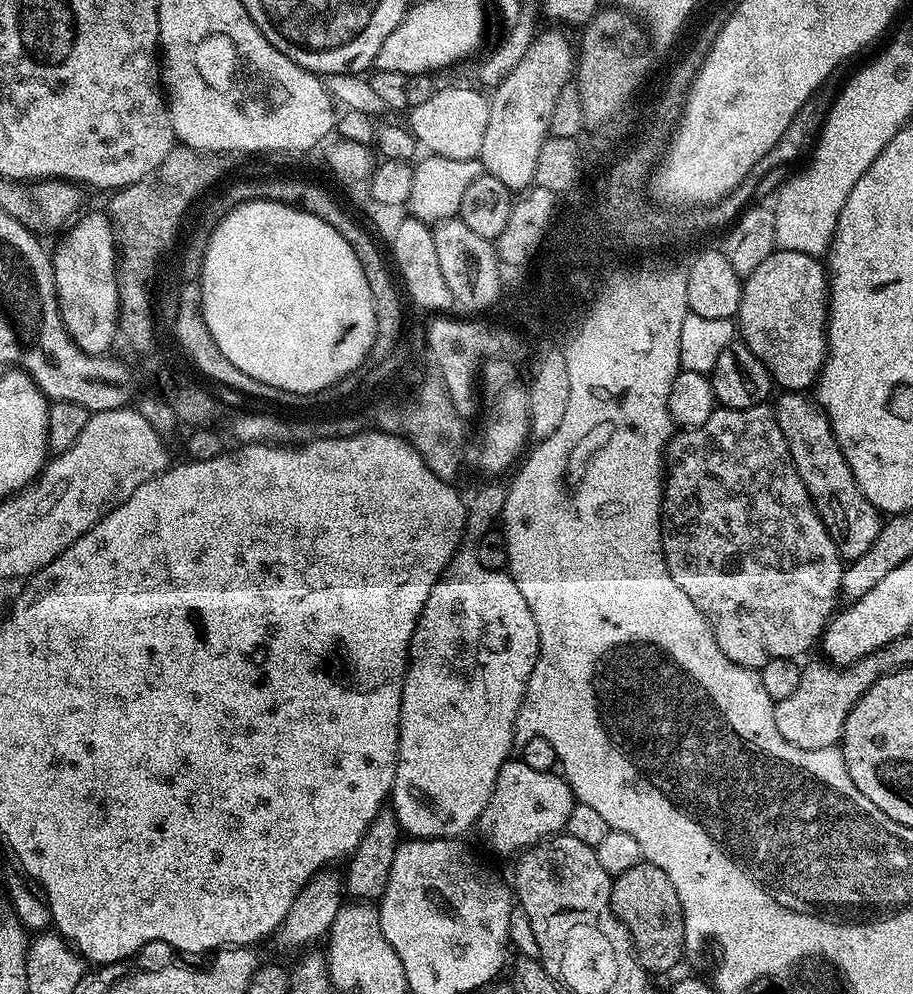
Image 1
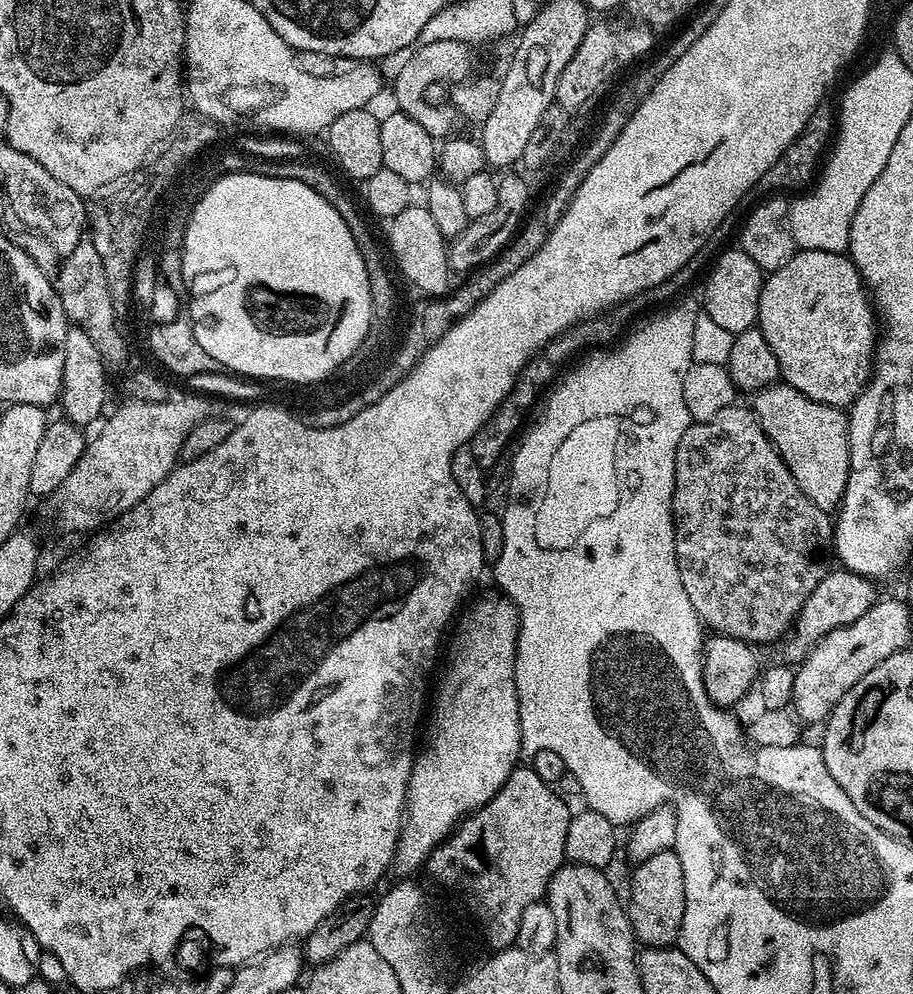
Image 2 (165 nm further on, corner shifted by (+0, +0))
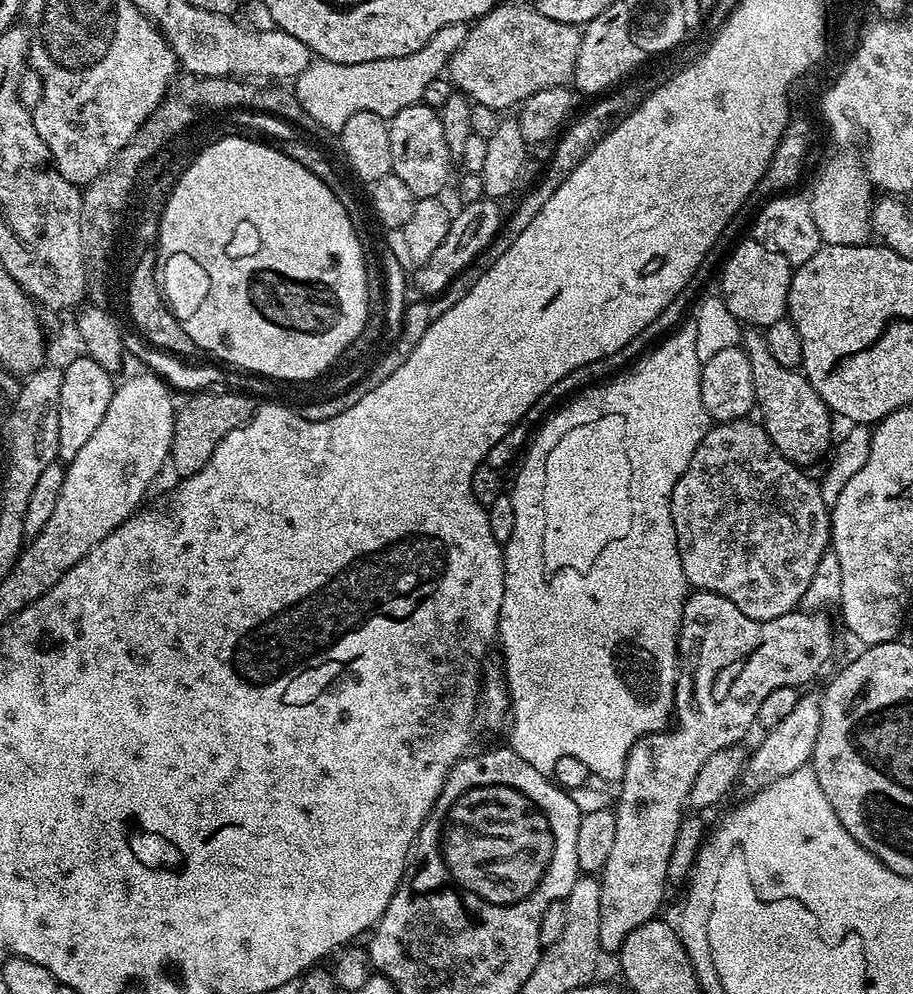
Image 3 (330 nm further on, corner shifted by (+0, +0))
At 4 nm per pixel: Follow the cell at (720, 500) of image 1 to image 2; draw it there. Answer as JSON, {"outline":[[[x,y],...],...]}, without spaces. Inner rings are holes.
{"outline":[[[733,406],[726,410],[718,410],[715,418],[704,424],[693,422],[686,430],[686,434],[682,434],[682,442],[678,442],[674,474],[676,485],[672,491],[672,519],[676,525],[676,561],[682,578],[682,586],[690,598],[690,606],[694,606],[701,621],[709,629],[721,636],[745,640],[748,644],[757,646],[772,643],[775,645],[777,641],[788,635],[792,625],[796,623],[796,616],[802,610],[806,598],[810,598],[814,586],[822,582],[826,571],[824,559],[830,556],[830,549],[834,544],[834,524],[829,513],[814,506],[814,502],[810,502],[810,498],[802,494],[798,482],[794,482],[794,474],[790,474],[786,462],[780,457],[779,450],[772,445],[770,438],[762,430],[756,413],[748,406],[744,408]]]}

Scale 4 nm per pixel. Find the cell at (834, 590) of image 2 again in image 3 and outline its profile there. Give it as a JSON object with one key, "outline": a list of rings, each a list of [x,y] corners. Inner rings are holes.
{"outline":[[[693,591],[684,601],[682,618],[680,619],[680,638],[678,641],[678,671],[676,674],[676,702],[674,705],[675,723],[662,732],[651,732],[648,736],[638,738],[626,758],[624,776],[618,781],[620,797],[614,803],[618,831],[614,838],[614,846],[610,850],[610,858],[606,858],[606,866],[598,873],[600,882],[600,901],[598,902],[598,942],[601,953],[619,953],[622,942],[626,942],[626,934],[638,930],[646,922],[657,919],[660,903],[664,900],[664,887],[669,887],[668,866],[670,854],[674,850],[674,838],[678,838],[680,822],[685,815],[684,808],[688,804],[690,786],[694,786],[694,778],[698,778],[698,770],[706,763],[706,758],[723,748],[735,748],[741,743],[740,739],[747,734],[756,724],[758,706],[762,706],[762,698],[766,698],[773,690],[782,690],[782,686],[790,686],[799,689],[800,684],[808,684],[824,668],[824,663],[832,656],[832,624],[824,617],[823,611],[797,610],[782,614],[782,618],[770,618],[769,620],[755,620],[746,618],[730,598],[722,598],[713,592]]]}

